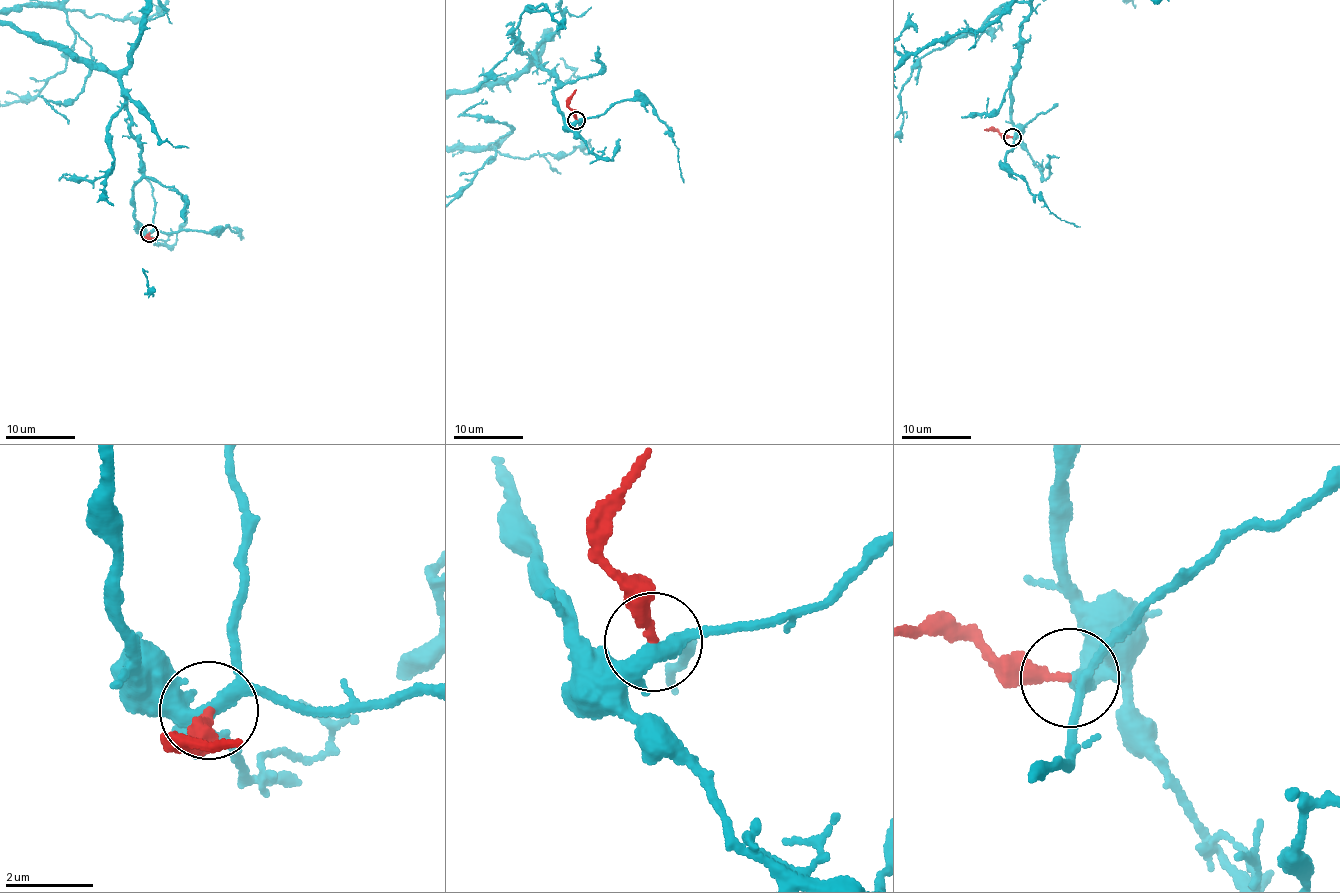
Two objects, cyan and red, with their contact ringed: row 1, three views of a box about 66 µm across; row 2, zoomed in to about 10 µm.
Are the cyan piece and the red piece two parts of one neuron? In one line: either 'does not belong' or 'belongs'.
does not belong

